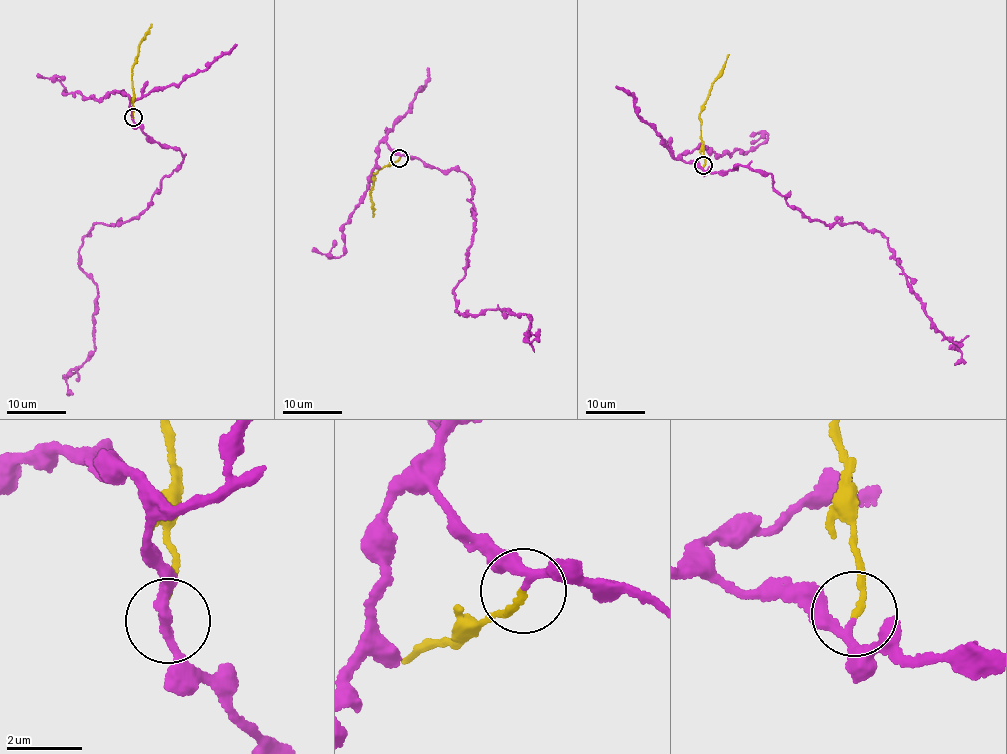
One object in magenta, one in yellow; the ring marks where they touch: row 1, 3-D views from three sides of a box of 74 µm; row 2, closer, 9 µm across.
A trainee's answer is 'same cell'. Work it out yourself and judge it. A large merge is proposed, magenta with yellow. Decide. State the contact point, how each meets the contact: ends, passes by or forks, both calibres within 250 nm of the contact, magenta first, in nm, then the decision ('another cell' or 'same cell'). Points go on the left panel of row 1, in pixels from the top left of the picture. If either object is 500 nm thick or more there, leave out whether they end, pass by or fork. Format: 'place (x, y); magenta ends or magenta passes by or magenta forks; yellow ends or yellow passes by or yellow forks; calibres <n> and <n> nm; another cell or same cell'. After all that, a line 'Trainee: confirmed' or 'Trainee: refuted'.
place (133, 117); magenta passes by; yellow ends; calibres 200 and 160 nm; another cell
Trainee: refuted

